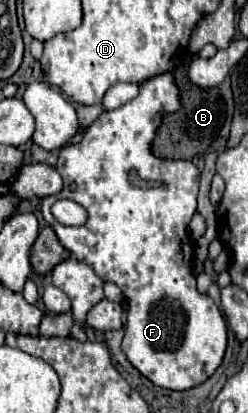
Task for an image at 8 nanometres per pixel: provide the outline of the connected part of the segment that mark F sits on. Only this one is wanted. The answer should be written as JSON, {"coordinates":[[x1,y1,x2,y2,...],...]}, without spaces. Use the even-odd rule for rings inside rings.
{"coordinates":[[170,72,166,74,160,74,160,76,154,76,150,80,146,80,142,86,140,86,140,94,138,98,134,98,132,102,116,108,116,110,110,110,110,112,104,112,84,134,84,138,78,142,78,144,70,144,70,146,64,146,62,152,60,152,60,158,58,158,58,164,56,164,56,170,58,174,62,176,64,180,64,190,58,192,56,196,46,196,42,200,42,216,44,220,54,228,58,240,62,242,62,246,74,254,74,258,78,262,84,262,88,266,94,268,94,272,104,280,104,282,112,282,116,284,126,302,128,302,128,312,126,312,126,328,124,328,124,340,122,340,122,352,126,354,126,358,130,360,130,364,140,372,144,374,150,382,154,382,156,386,160,388,168,388,168,390,190,390,194,386,200,386,202,382,206,382,214,372,216,368,222,364,222,358,224,358,224,352,226,352,226,320,220,312,220,308,214,304,214,300,208,296,208,294,200,294,198,288,196,288,196,276,192,272,192,240,188,236,188,222,192,220,192,214,196,212,196,196,198,196,198,178,200,178,200,170,188,162,188,160,158,160,154,158,154,154,150,152,150,144,152,144,163,115,166,112,174,112,180,108,180,98,178,98,178,88,174,84,174,78],[70,184,76,184,78,188,72,192,68,186],[60,198,68,198,68,200,74,200,78,202,86,212,88,212,88,220,86,224,78,226,78,228,68,228,68,226,62,226,54,220,54,216,50,214,50,206,60,200]]}

